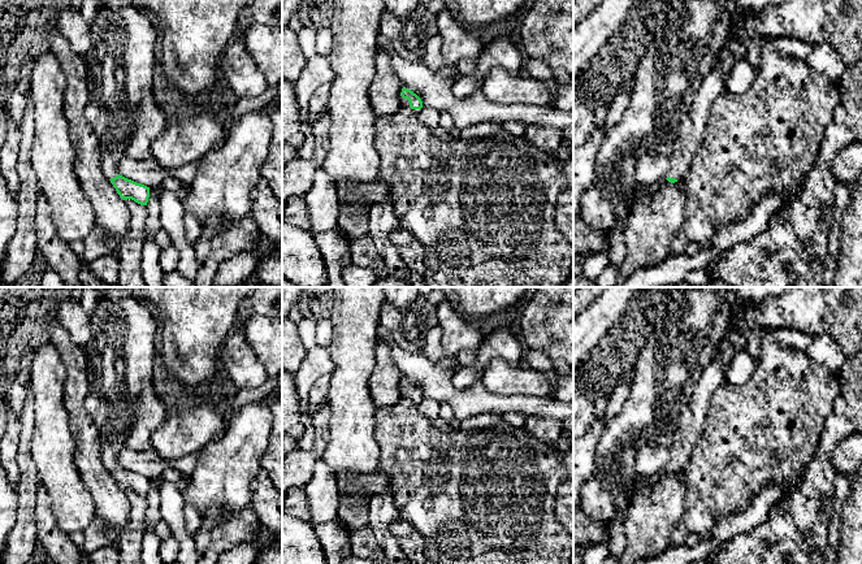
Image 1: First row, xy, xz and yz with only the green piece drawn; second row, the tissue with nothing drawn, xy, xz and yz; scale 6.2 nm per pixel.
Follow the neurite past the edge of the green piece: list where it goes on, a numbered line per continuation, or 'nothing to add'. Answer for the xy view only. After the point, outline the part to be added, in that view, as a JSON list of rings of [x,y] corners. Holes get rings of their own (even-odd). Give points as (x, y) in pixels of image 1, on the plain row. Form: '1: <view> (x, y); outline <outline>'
1: xy (109, 448); outline [[[101,437],[101,454],[103,454],[103,461],[108,470],[114,469],[117,464],[117,455],[122,447],[122,443],[117,441],[105,441]]]

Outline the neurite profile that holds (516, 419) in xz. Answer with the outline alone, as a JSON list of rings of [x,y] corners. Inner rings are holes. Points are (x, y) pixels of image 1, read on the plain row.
[[[504,412],[501,415],[501,418],[512,426],[521,428],[525,425],[528,417],[521,412]]]

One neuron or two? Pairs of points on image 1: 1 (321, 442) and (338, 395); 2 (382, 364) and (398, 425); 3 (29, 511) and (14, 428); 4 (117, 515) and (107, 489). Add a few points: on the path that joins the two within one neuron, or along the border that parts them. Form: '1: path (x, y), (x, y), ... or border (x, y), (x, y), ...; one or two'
1: border (325, 402), (330, 410), (326, 448); two
2: border (402, 398), (391, 406), (377, 410); two
3: border (20, 416), (18, 476); two
4: path (113, 508), (107, 495); one

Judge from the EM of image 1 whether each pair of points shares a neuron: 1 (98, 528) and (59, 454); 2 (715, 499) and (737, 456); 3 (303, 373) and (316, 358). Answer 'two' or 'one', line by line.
1: two
2: one
3: one

